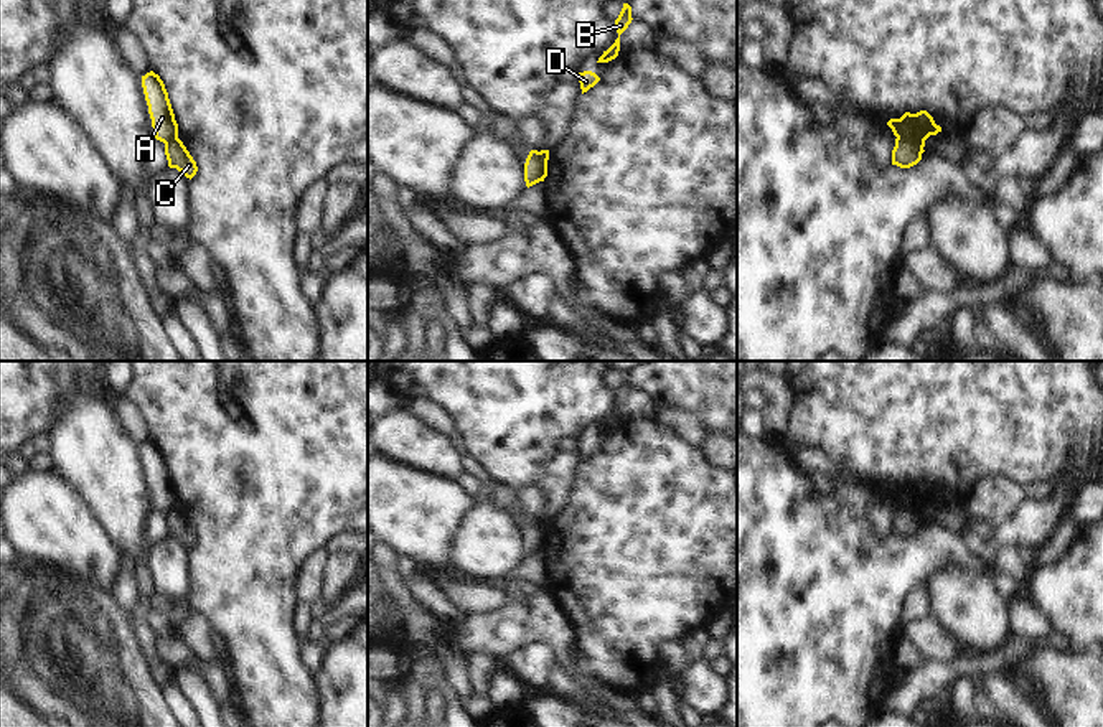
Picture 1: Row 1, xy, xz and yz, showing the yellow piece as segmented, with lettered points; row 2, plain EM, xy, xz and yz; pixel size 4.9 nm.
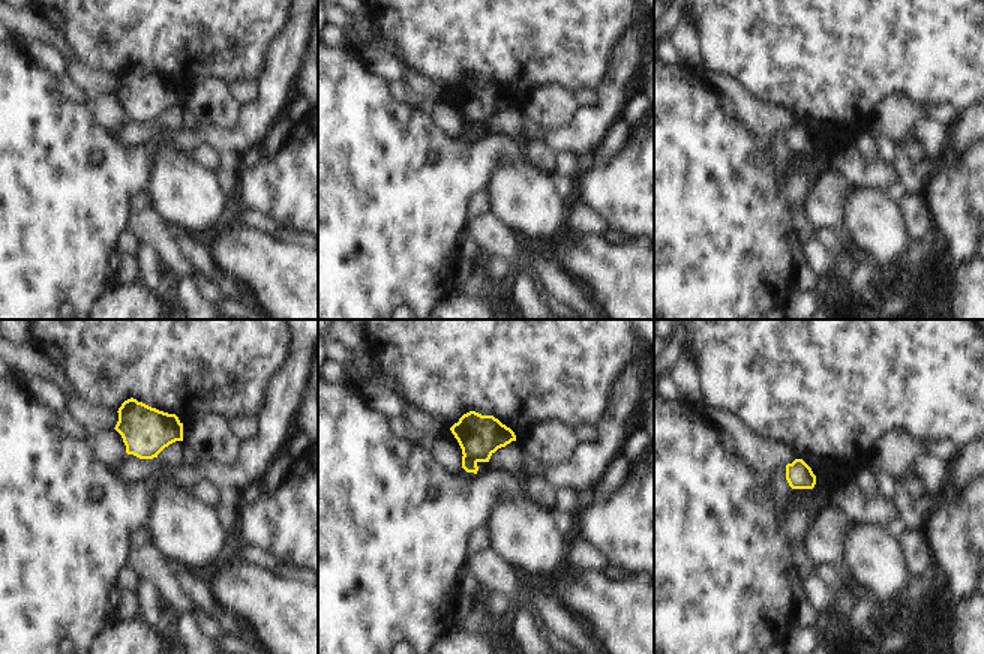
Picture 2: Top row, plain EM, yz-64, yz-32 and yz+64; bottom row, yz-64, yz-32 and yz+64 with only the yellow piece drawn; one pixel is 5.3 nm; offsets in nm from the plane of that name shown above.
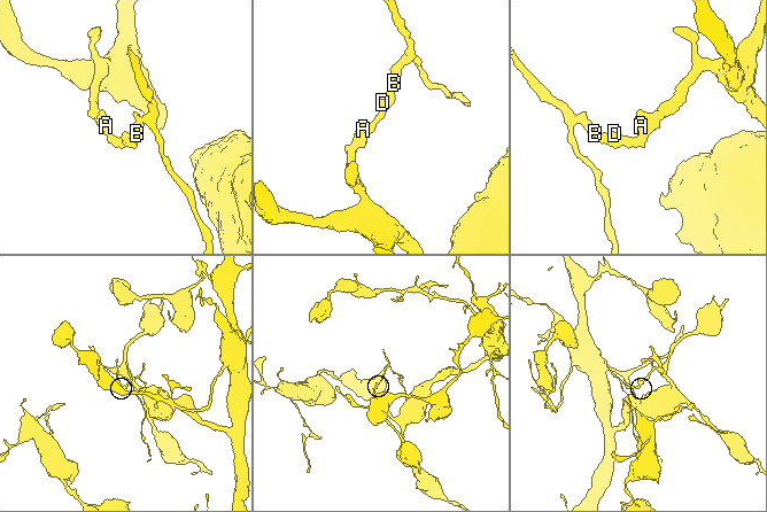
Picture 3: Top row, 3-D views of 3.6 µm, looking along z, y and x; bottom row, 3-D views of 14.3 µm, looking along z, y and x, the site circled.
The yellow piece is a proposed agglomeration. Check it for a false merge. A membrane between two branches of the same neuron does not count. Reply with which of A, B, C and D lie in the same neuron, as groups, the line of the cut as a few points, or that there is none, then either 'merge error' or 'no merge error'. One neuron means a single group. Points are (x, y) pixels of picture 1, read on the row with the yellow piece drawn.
A / B C D | yz (897, 137), (905, 137), (922, 147) | merge error

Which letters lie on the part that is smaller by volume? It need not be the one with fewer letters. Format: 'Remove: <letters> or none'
Remove: B, C, D

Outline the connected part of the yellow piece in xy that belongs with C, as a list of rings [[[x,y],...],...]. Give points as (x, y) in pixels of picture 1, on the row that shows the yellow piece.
[[[173,138],[165,145],[165,155],[170,168],[176,168],[190,180],[196,175],[196,162],[180,138]]]

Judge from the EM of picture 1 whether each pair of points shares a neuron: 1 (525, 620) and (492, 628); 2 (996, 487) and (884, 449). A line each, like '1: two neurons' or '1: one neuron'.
1: one neuron
2: two neurons

